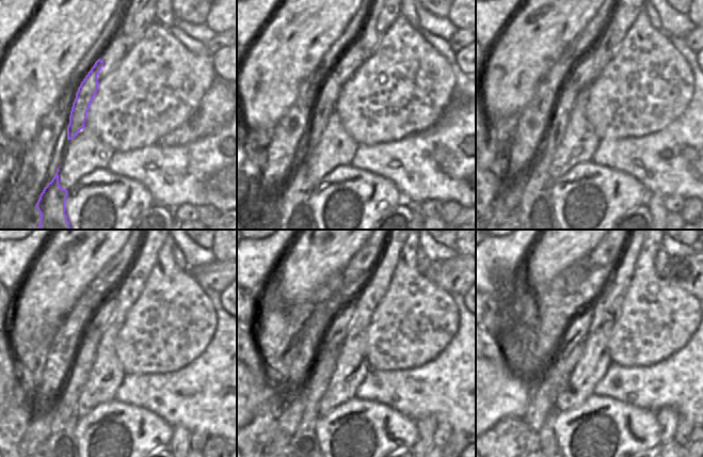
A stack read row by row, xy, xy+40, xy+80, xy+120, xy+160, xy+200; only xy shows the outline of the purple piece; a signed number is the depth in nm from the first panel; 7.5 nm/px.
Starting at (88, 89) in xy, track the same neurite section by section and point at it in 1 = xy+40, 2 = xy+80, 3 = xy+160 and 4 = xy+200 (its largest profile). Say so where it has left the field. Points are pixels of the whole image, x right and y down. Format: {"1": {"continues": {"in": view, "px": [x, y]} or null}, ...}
{"1": {"continues": {"in": "xy+40", "px": [293, 207]}}, "2": {"continues": {"in": "xy+80", "px": [536, 205]}}, "3": {"continues": {"in": "xy+160", "px": [305, 446]}}, "4": {"continues": {"in": "xy+200", "px": [549, 446]}}}

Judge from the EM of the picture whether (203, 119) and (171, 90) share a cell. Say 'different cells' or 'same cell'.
different cells

